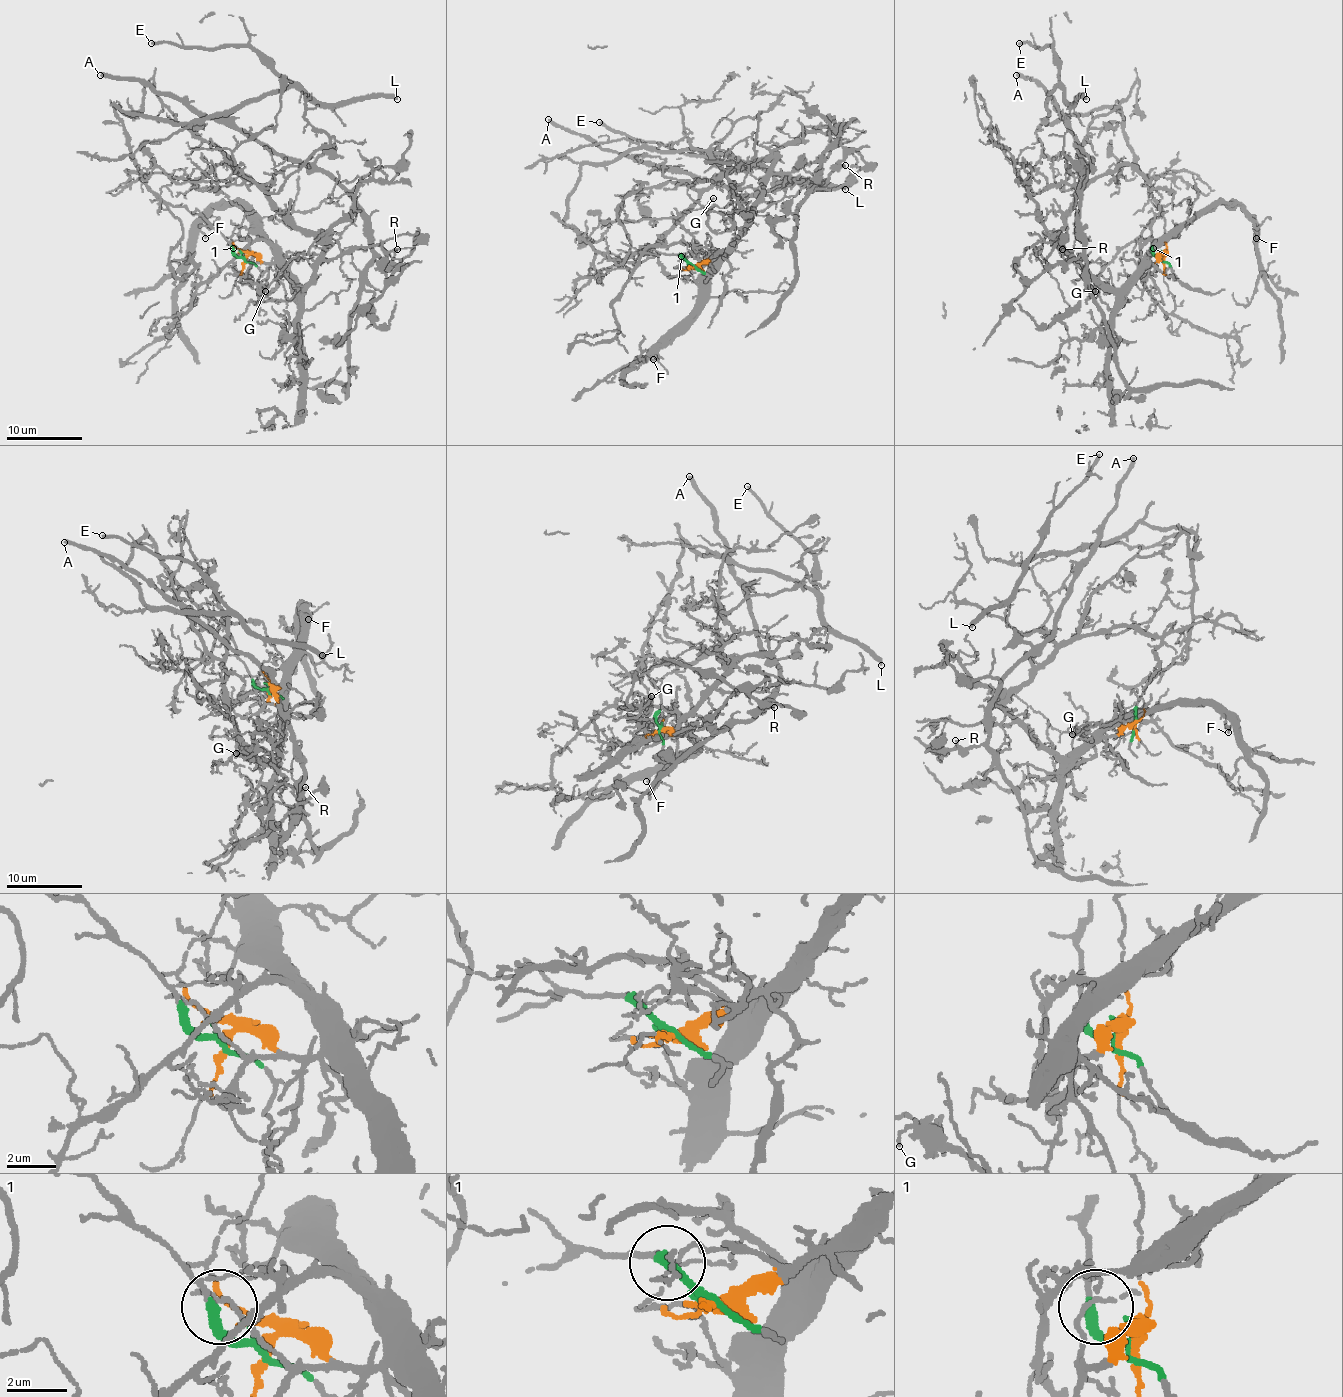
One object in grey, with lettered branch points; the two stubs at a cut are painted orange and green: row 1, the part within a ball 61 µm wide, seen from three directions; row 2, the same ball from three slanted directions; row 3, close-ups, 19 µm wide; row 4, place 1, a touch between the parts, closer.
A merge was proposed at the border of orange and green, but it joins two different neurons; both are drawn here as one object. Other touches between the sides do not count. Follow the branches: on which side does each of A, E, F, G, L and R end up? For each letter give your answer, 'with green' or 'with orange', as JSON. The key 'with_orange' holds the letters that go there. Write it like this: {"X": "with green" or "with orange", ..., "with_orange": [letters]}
{"A": "with orange", "E": "with green", "F": "with orange", "G": "with orange", "L": "with green", "R": "with orange", "with_orange": ["A", "F", "G", "R"]}

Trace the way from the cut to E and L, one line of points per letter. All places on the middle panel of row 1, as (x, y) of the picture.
E: (691, 266), (680, 254), (610, 260), (563, 220), (567, 196), (584, 164), (631, 151), (736, 162), (599, 123)
L: (691, 266), (680, 254), (606, 258), (567, 226), (567, 196), (584, 164), (634, 149), (695, 151), (845, 188)

